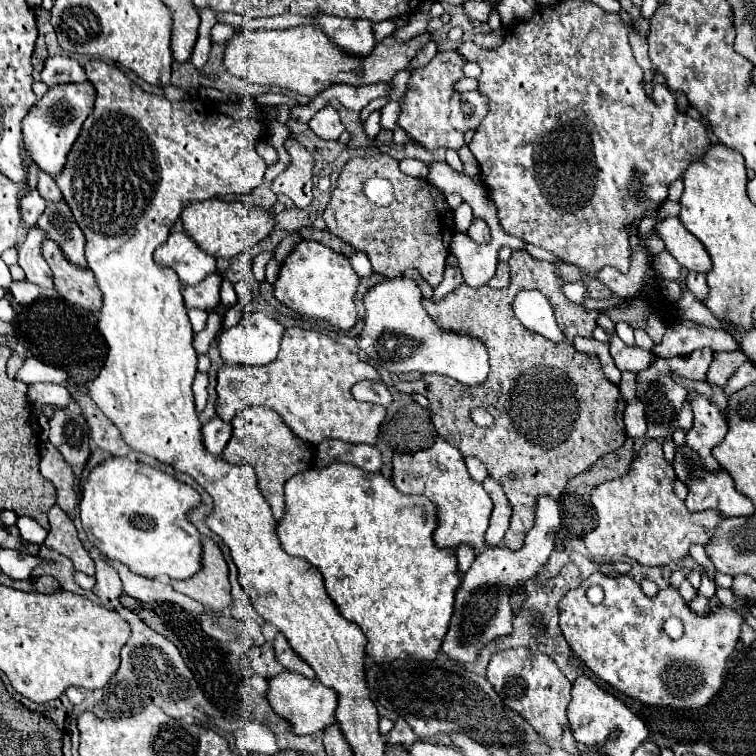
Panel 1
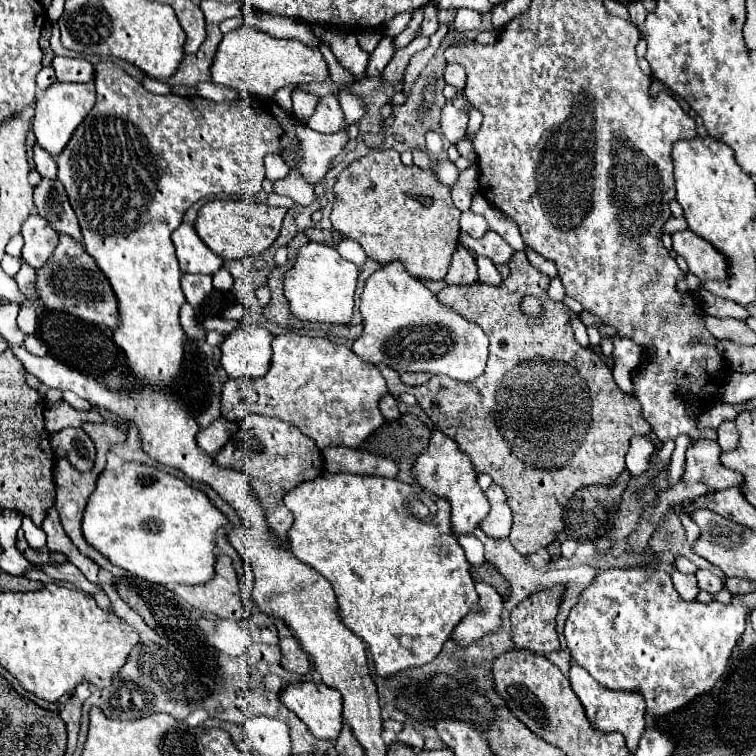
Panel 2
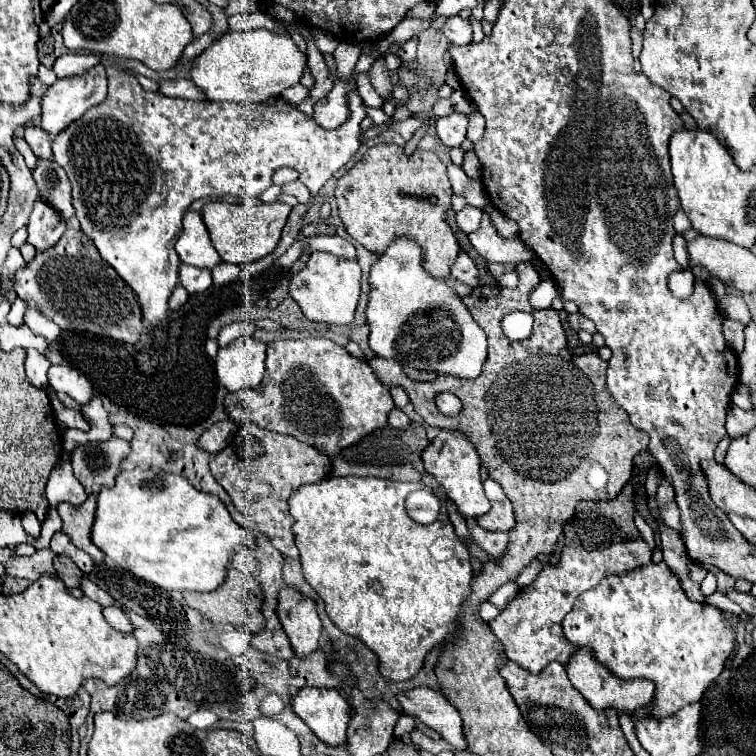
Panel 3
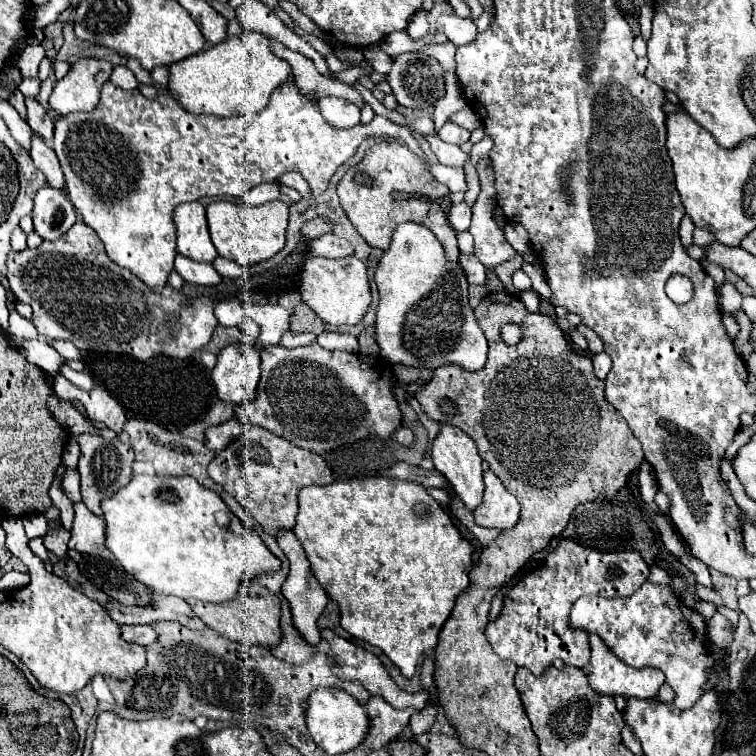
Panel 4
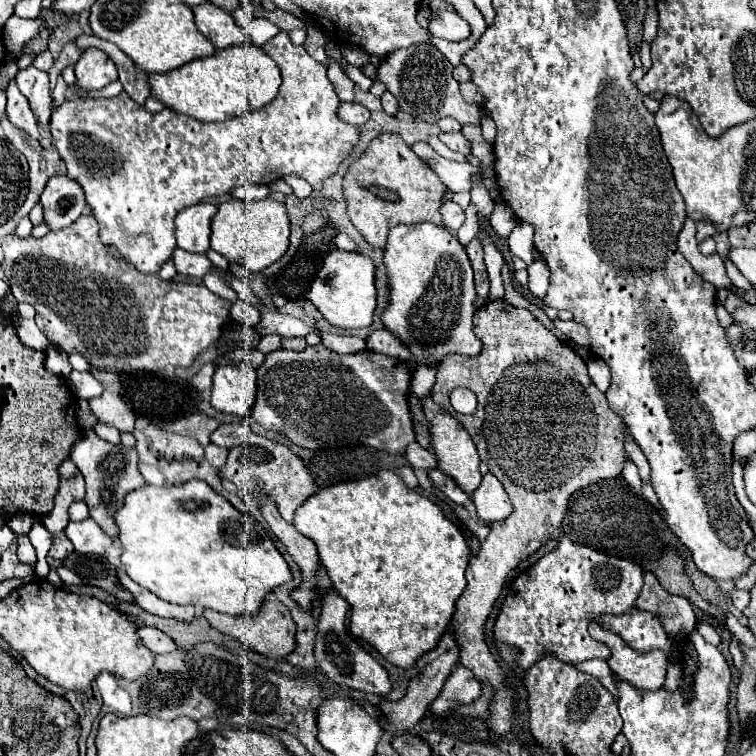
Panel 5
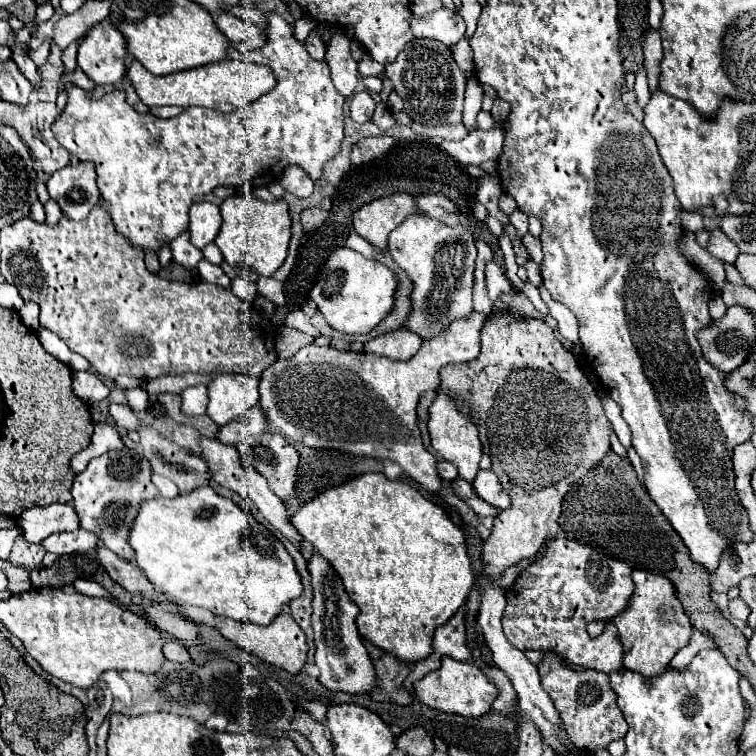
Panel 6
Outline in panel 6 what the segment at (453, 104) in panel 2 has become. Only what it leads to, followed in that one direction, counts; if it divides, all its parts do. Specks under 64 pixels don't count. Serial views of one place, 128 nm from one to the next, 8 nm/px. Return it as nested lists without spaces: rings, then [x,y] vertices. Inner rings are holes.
[[[494,126],[492,130],[474,130],[464,140],[458,142],[442,142],[442,148],[460,164],[480,166],[486,160],[498,158],[504,146],[504,130],[502,126]]]

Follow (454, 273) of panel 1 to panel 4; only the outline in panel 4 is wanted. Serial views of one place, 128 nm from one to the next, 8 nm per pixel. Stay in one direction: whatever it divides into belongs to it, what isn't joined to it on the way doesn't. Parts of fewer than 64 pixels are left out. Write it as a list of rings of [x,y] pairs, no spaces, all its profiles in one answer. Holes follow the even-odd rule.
[[[460,254],[458,260],[460,260],[470,284],[484,284],[486,282],[486,268],[480,264],[480,260],[474,254]]]

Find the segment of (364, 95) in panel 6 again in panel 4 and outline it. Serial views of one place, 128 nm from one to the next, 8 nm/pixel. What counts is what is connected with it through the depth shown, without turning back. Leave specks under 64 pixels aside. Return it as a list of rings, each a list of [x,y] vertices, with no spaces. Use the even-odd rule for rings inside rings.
[[[324,96],[320,98],[318,104],[320,104],[322,116],[326,118],[326,122],[336,128],[352,128],[360,124],[360,108],[344,98]]]

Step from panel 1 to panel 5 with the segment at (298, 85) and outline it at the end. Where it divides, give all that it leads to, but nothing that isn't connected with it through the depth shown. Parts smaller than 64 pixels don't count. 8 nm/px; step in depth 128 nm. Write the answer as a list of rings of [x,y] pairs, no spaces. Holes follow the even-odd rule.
[[[240,44],[218,50],[210,58],[200,58],[172,70],[168,74],[148,74],[150,96],[164,106],[200,118],[204,122],[220,122],[262,108],[278,96],[282,76],[278,64],[266,56],[256,44]]]

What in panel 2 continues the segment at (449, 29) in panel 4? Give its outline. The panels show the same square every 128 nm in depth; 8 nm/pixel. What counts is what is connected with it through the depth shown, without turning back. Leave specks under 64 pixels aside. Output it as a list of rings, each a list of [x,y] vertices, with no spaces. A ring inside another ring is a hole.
[[[458,10],[456,20],[454,20],[454,30],[458,32],[470,32],[476,30],[480,26],[480,14],[472,12],[472,10]]]

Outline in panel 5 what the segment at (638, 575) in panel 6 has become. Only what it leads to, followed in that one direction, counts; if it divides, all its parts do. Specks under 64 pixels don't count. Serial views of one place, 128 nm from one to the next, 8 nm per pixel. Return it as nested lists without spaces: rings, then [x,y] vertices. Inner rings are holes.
[[[652,572],[644,574],[644,586],[636,600],[636,610],[656,614],[666,630],[666,636],[674,642],[686,640],[696,628],[696,616],[690,602],[668,594]],[[596,622],[590,624],[588,632],[594,640],[608,644],[608,648],[612,650],[608,666],[620,680],[626,680],[636,688],[646,688],[646,690],[658,690],[664,684],[666,664],[668,664],[666,652],[658,648],[652,648],[650,652],[638,652],[628,644],[624,644],[620,634],[604,630]]]

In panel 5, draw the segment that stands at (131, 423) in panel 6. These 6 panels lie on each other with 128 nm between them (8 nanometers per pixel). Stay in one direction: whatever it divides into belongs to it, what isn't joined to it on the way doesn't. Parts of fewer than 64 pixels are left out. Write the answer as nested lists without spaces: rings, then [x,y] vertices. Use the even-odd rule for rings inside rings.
[[[106,390],[100,398],[90,400],[90,408],[100,422],[110,424],[110,426],[118,428],[120,432],[132,432],[134,430],[134,420],[136,420],[134,412],[118,394]]]

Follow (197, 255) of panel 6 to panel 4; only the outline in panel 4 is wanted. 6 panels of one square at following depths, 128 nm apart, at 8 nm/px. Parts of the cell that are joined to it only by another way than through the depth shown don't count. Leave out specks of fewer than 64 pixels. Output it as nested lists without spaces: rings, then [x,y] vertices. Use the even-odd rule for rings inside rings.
[[[176,256],[176,264],[174,264],[176,272],[192,284],[202,284],[202,286],[216,286],[222,282],[220,274],[214,270],[212,264],[208,262],[196,262],[196,260],[188,260],[184,256]],[[324,331],[317,336],[317,342],[323,348],[334,350],[346,350],[346,352],[358,352],[358,338],[350,334],[336,334],[336,332]]]

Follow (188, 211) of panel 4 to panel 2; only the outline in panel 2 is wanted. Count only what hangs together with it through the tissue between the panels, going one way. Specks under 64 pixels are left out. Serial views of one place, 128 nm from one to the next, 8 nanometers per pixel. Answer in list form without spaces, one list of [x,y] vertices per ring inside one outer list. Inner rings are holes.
[[[180,224],[172,234],[172,242],[176,246],[182,272],[214,274],[222,268],[222,258],[200,240],[194,224]]]

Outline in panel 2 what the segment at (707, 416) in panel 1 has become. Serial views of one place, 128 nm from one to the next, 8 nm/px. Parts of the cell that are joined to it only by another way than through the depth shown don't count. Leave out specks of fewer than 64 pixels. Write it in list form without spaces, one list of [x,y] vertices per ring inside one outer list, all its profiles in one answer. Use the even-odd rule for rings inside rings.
[[[704,440],[704,442],[690,444],[690,448],[686,450],[686,470],[684,470],[682,480],[680,480],[676,486],[670,486],[668,490],[660,492],[658,498],[656,498],[656,502],[650,504],[650,506],[646,506],[646,510],[644,510],[644,514],[642,514],[642,518],[640,518],[640,522],[638,522],[638,526],[636,526],[636,530],[634,530],[634,532],[628,536],[628,540],[626,540],[626,546],[628,546],[630,550],[634,550],[636,554],[642,554],[642,552],[646,550],[646,546],[648,546],[650,536],[652,536],[654,530],[658,528],[658,522],[662,520],[662,516],[664,516],[670,508],[682,504],[684,500],[694,502],[694,500],[700,498],[700,496],[708,496],[708,494],[712,494],[712,492],[728,490],[728,488],[738,488],[738,490],[742,492],[742,488],[744,488],[744,476],[742,476],[740,472],[732,472],[732,470],[724,468],[724,466],[720,464],[720,452],[722,452],[720,446],[718,446],[716,442],[710,442],[710,440],[708,440],[708,442]]]

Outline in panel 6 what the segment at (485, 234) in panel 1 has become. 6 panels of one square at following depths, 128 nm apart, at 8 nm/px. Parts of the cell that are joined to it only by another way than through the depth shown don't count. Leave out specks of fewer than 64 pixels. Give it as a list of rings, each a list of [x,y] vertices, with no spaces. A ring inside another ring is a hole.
[[[416,194],[416,206],[422,214],[440,218],[446,224],[456,224],[458,222],[456,206],[440,194]]]

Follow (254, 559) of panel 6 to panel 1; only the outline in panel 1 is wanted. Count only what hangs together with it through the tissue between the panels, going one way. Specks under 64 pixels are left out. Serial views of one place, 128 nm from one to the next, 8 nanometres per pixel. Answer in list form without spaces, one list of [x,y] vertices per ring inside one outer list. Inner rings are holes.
[[[106,458],[88,474],[82,486],[78,512],[86,538],[106,558],[126,564],[134,574],[140,574],[144,578],[168,576],[172,580],[186,580],[198,574],[202,568],[202,538],[188,520],[188,514],[200,504],[202,498],[192,486],[176,480],[162,470],[150,468],[130,458]]]

